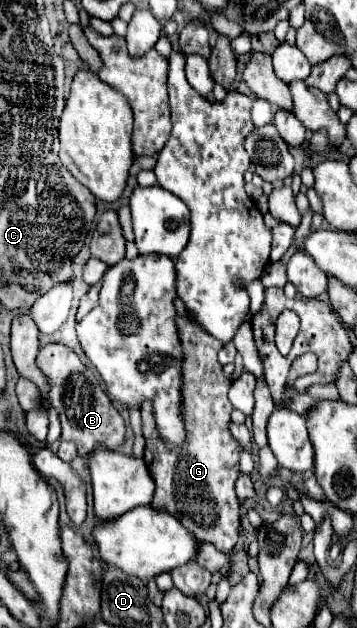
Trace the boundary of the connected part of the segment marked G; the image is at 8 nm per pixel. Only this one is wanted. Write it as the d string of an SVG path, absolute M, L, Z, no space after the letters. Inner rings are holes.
M178 315L176 323L184 349L182 407L188 445L182 451L168 451L158 437L152 405L142 405L142 435L146 439L144 461L156 483L154 499L150 505L176 517L198 541L210 541L218 551L230 553L238 541L240 531L240 501L234 493L234 483L240 475L238 443L228 431L232 413L228 387L232 379L226 379L222 375L222 365L218 363L218 351L222 349L222 343L210 337L210 333L206 333L200 325L196 325L190 315Z

